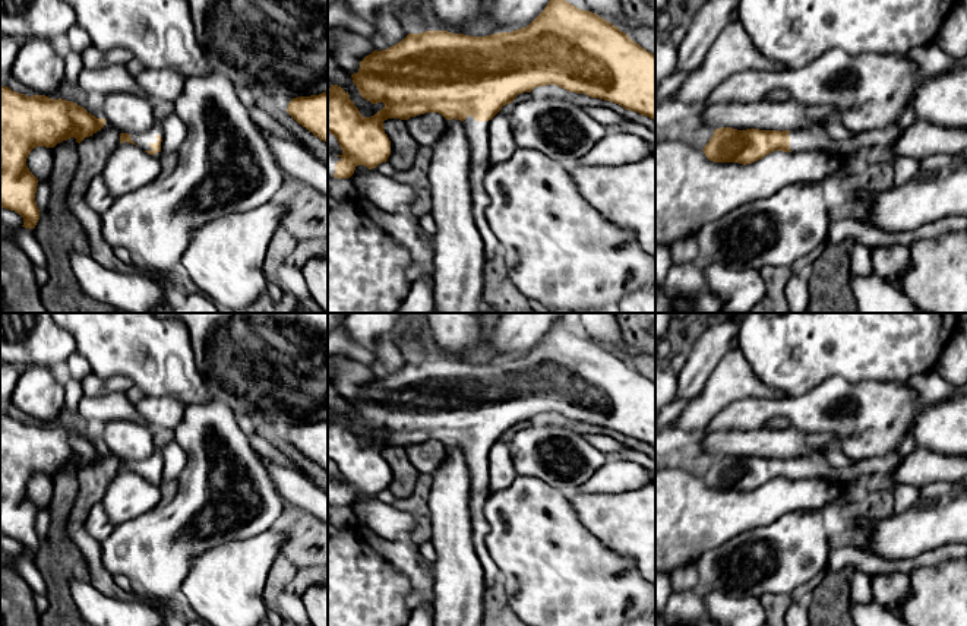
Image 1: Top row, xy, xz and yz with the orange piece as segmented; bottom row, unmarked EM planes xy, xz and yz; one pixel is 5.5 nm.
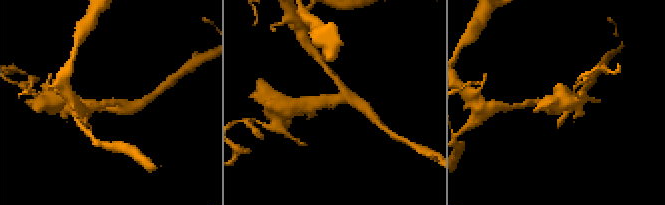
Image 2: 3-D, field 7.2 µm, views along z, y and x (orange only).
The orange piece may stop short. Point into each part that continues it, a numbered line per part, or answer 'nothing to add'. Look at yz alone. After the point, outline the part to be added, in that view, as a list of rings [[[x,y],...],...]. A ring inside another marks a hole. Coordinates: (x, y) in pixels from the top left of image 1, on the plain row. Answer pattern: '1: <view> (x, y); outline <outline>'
1: yz (874, 474); outline [[[891,453],[881,458],[860,461],[851,467],[834,468],[821,455],[791,458],[790,478],[791,480],[813,480],[837,481],[846,484],[853,496],[865,496],[878,490],[895,490],[897,483],[892,480],[892,472],[900,465],[903,456]]]

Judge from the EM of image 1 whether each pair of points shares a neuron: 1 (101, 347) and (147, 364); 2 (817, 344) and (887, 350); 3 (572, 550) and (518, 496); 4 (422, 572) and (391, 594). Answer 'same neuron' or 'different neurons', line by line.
1: same neuron
2: same neuron
3: same neuron
4: different neurons

